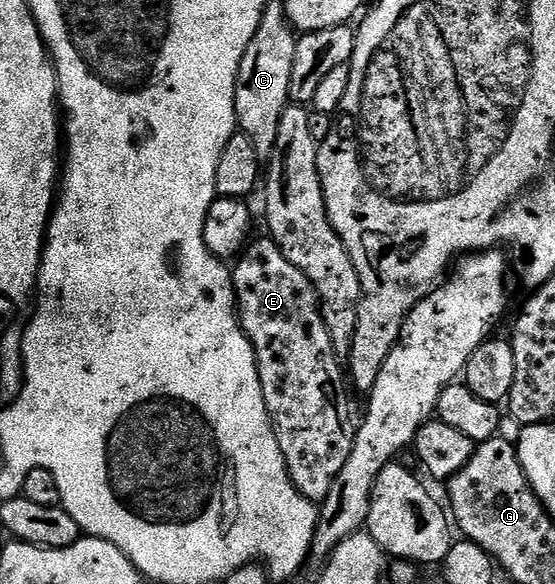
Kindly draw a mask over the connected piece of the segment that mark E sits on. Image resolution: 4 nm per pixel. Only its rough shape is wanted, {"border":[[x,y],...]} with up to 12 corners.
{"border":[[268,236],[233,265],[238,321],[298,493],[352,454],[343,361]]}

